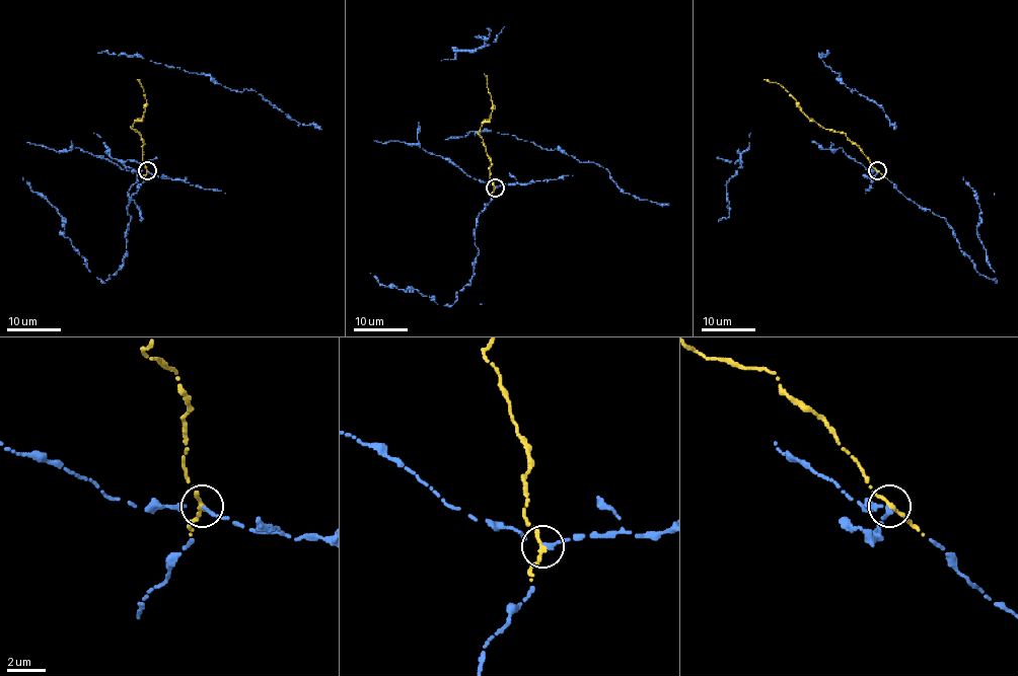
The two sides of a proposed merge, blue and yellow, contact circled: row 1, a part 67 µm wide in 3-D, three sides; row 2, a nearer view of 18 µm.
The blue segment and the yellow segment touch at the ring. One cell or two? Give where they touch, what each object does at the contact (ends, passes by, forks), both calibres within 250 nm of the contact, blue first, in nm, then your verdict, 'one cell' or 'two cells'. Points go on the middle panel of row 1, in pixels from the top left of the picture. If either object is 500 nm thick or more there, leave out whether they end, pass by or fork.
(495, 188) | blue passes by | yellow passes by | 150/240 nm | one cell

